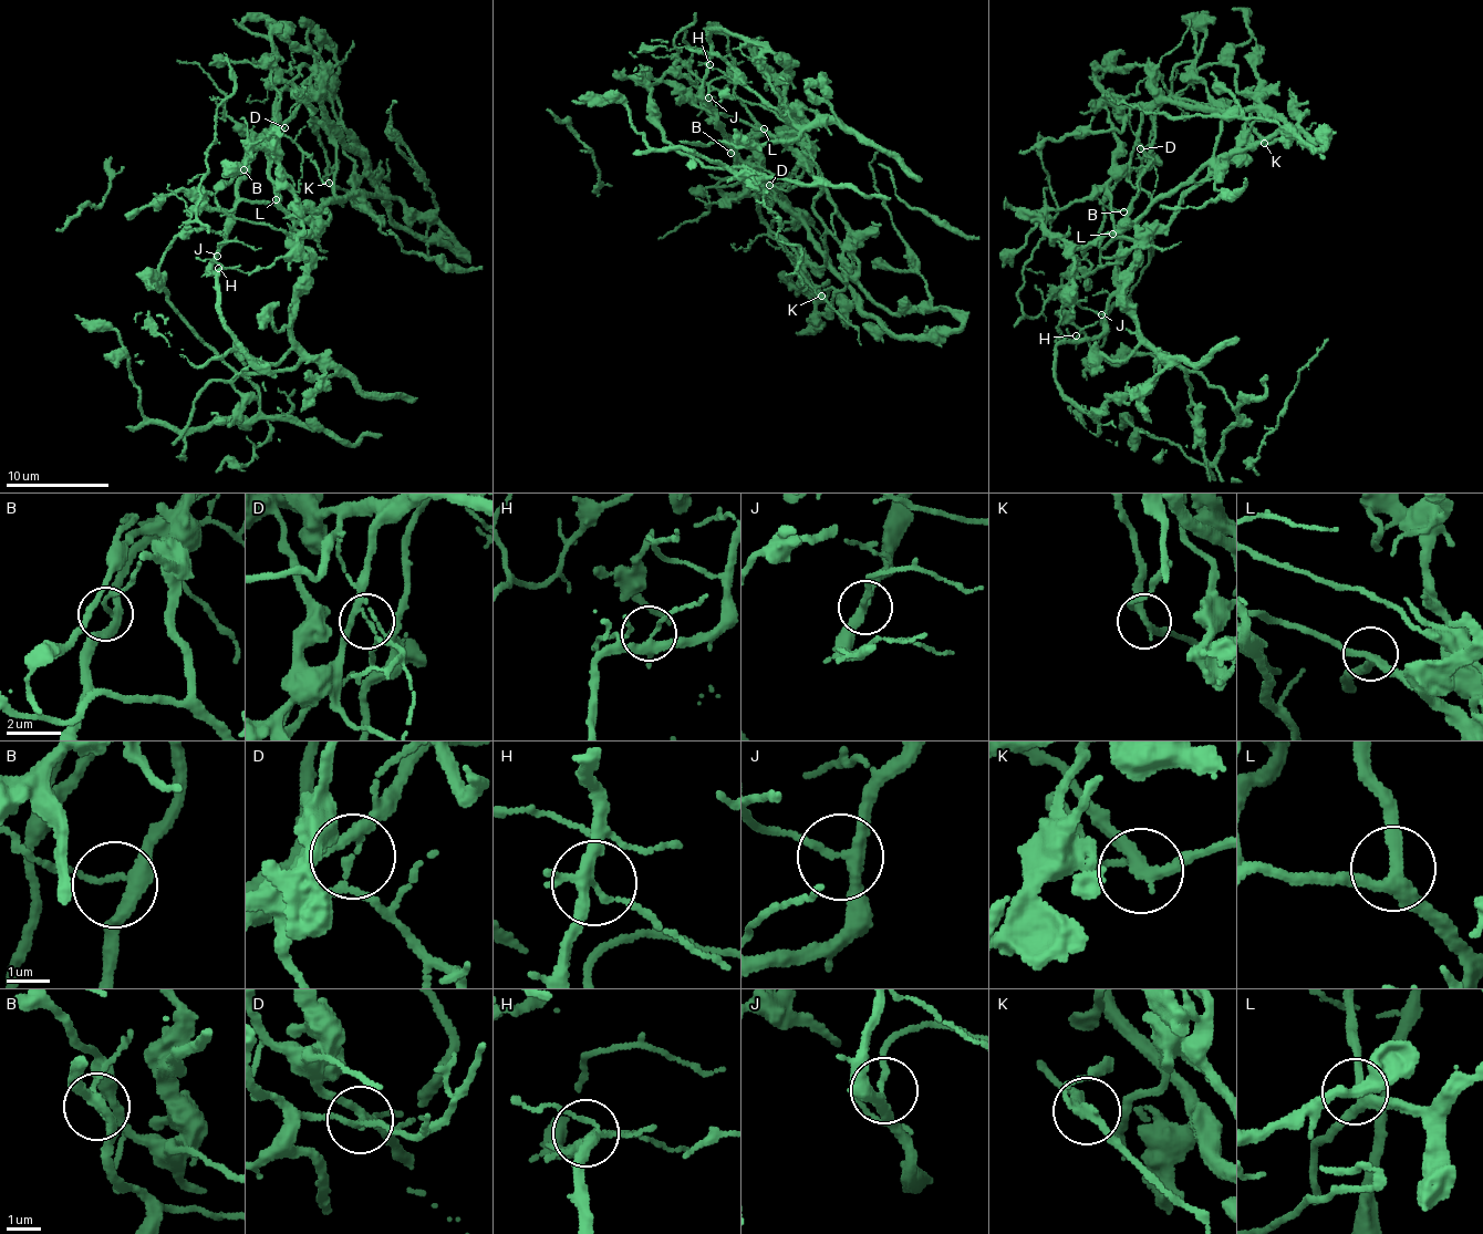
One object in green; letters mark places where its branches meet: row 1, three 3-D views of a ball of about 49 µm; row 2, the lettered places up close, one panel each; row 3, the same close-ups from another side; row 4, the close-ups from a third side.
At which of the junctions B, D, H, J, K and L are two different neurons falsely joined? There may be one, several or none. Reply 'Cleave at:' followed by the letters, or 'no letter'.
Cleave at: D

